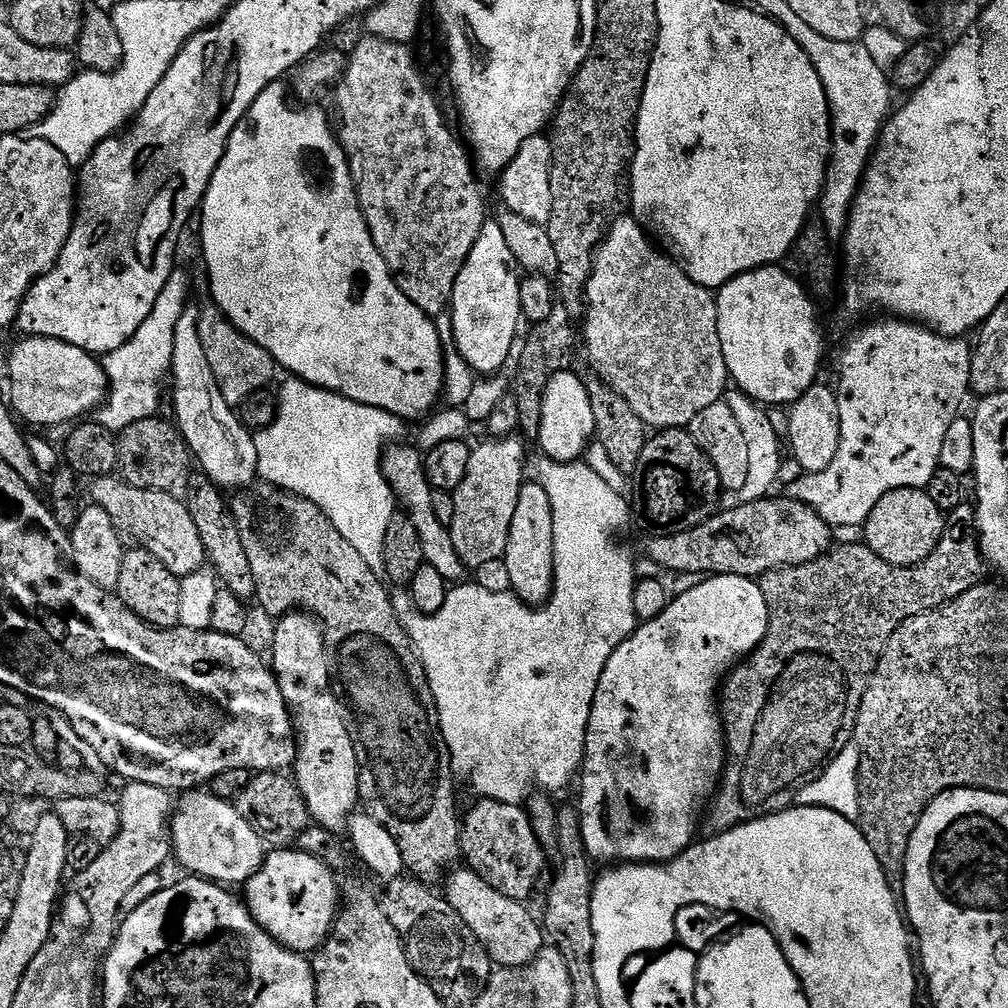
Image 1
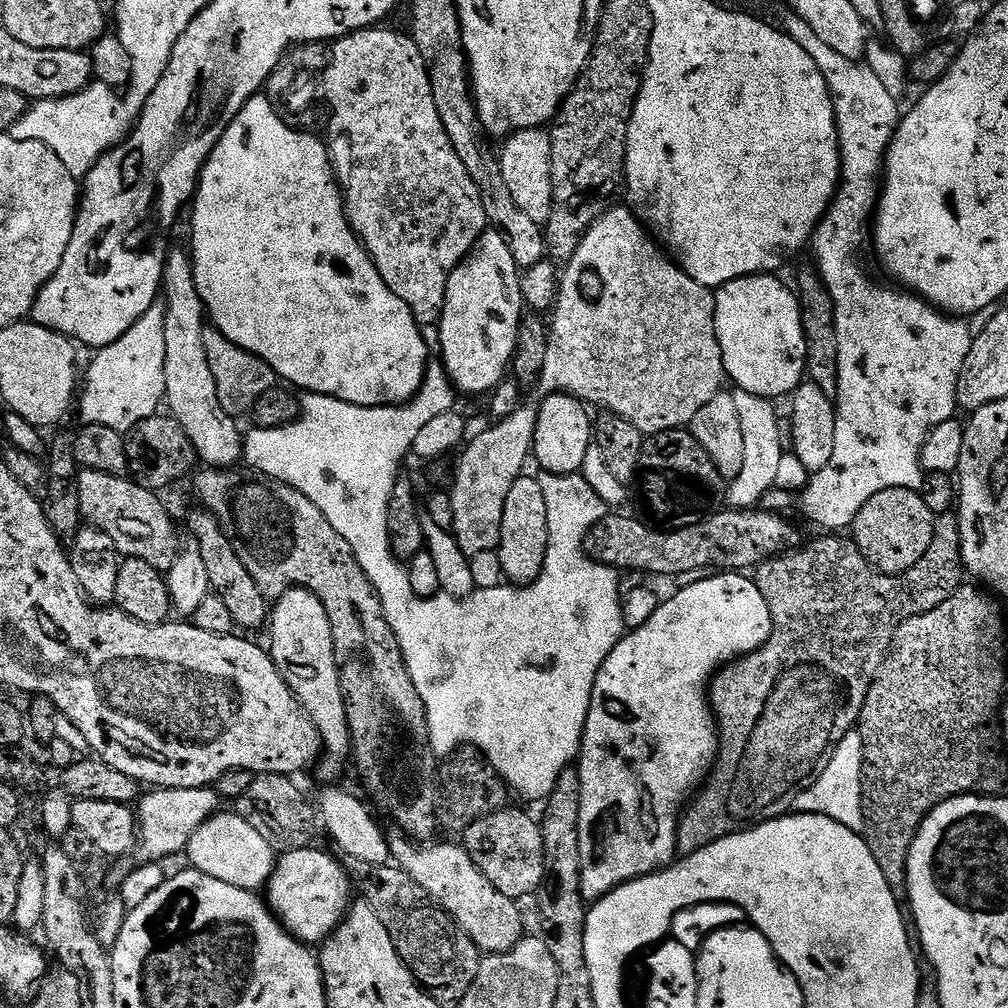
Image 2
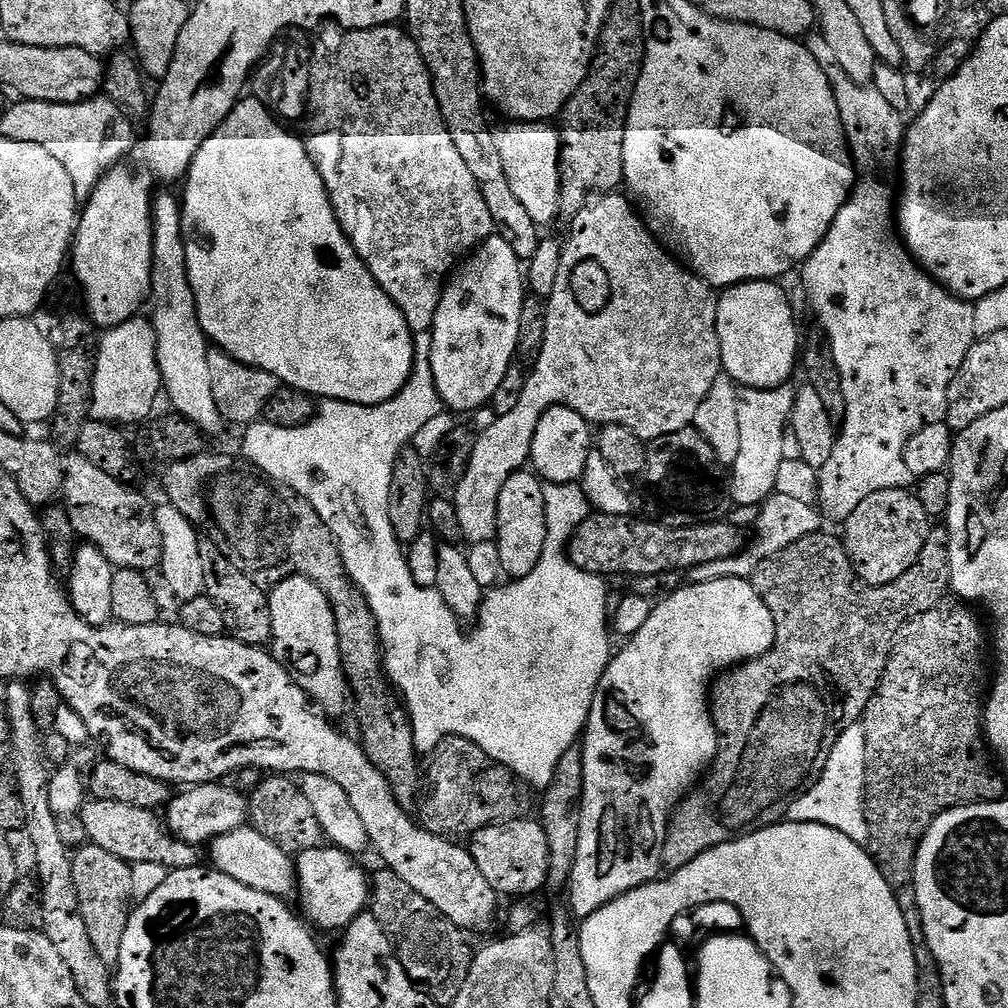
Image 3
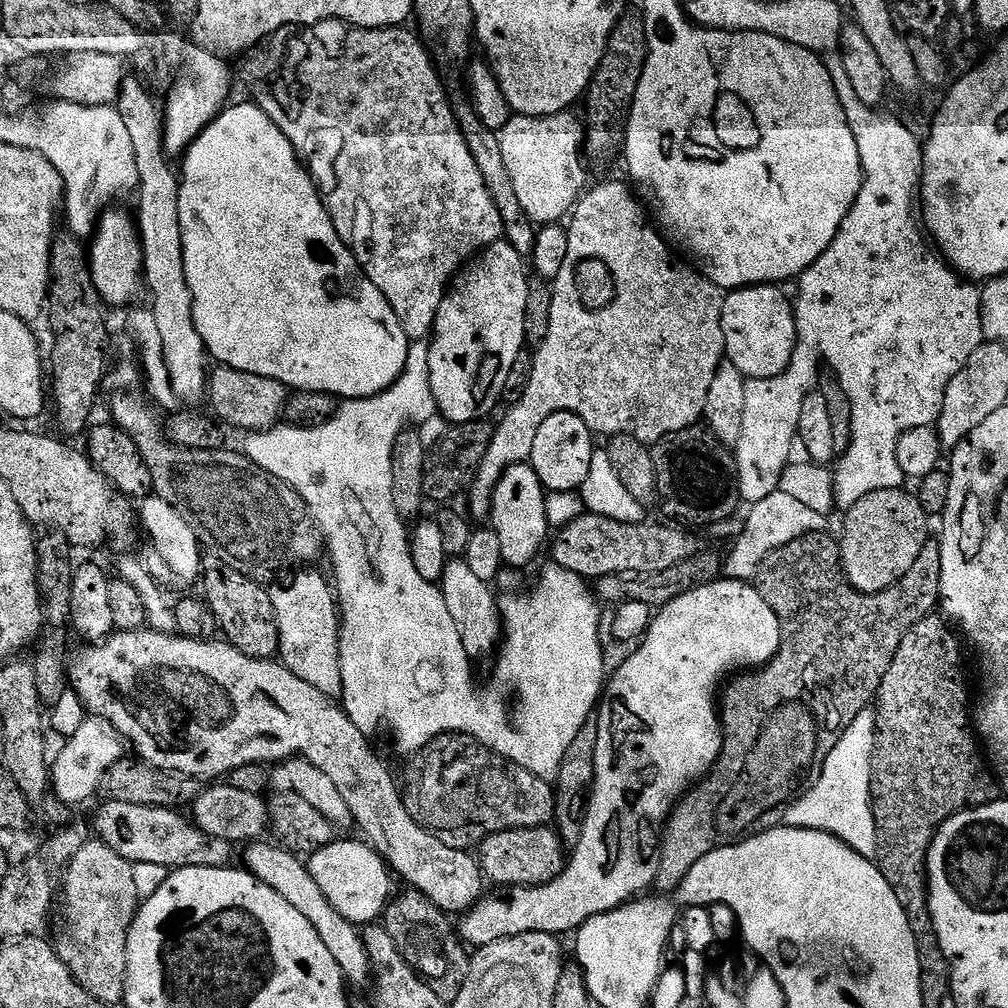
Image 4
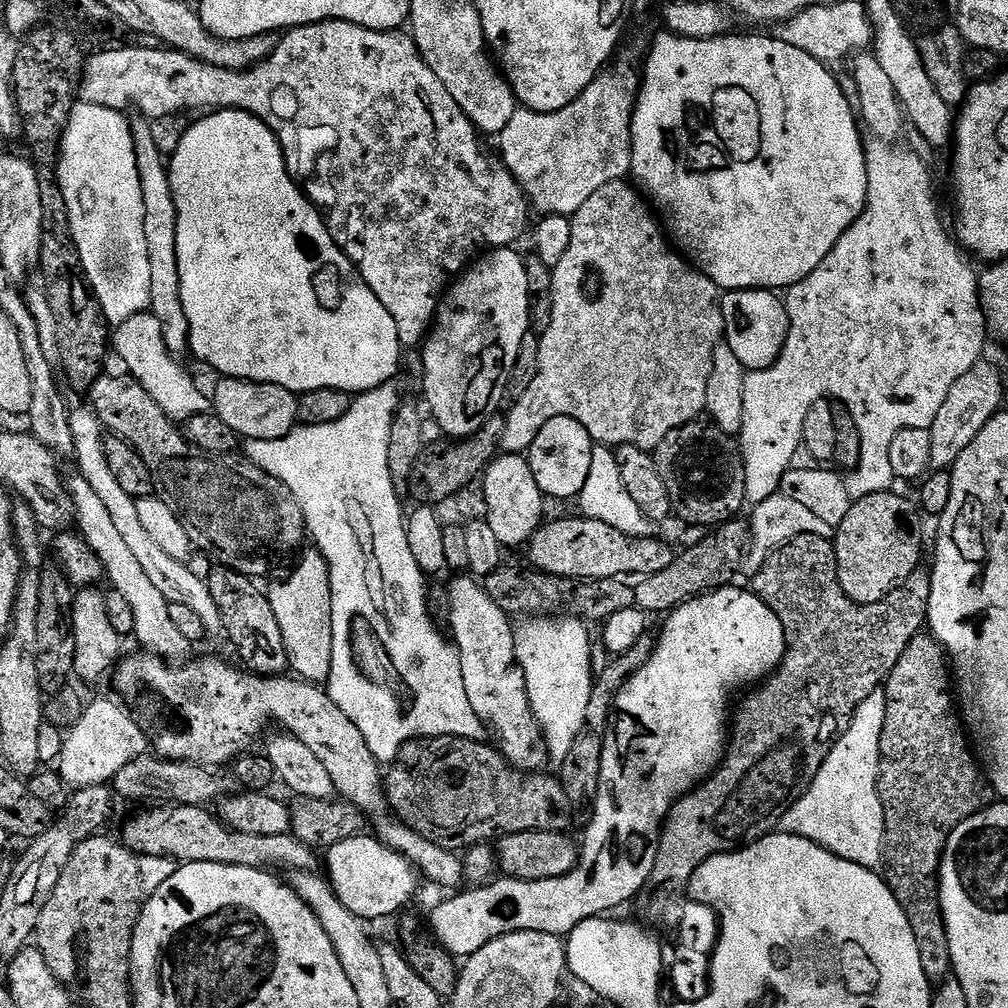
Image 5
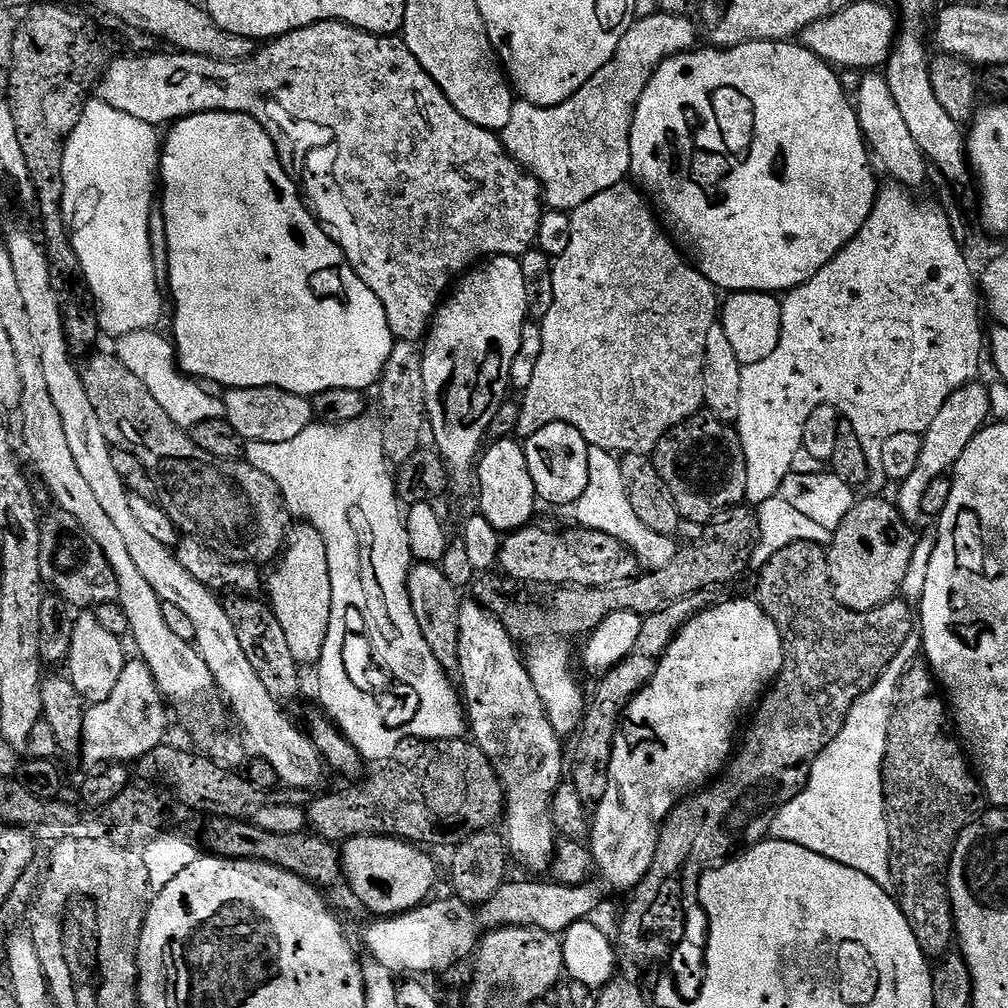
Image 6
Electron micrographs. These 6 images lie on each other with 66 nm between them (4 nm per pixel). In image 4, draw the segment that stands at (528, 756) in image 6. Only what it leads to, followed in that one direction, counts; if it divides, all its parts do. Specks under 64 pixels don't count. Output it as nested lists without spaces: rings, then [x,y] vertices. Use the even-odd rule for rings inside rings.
[[[452,558],[448,561],[438,587],[442,598],[446,598],[446,610],[450,610],[454,626],[458,626],[462,646],[468,651],[469,657],[484,656],[492,647],[493,651],[502,640],[502,613],[493,585],[477,578],[463,558]]]

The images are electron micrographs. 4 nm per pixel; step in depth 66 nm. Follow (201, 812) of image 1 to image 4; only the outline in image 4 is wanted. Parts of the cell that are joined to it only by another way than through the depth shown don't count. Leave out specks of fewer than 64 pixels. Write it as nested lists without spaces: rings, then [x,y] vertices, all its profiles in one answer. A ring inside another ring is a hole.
[[[259,840],[251,843],[244,856],[243,863],[247,871],[256,876],[260,881],[265,882],[272,890],[281,894],[290,906],[295,910],[301,911],[310,924],[326,942],[326,950],[330,951],[334,960],[338,962],[339,968],[344,974],[345,981],[353,988],[364,988],[371,983],[373,979],[372,964],[369,962],[369,955],[366,954],[366,948],[363,935],[357,925],[348,920],[344,920],[330,902],[326,901],[326,896],[318,887],[313,876],[310,874],[307,863],[295,853],[289,852],[281,845],[266,843],[266,840]]]

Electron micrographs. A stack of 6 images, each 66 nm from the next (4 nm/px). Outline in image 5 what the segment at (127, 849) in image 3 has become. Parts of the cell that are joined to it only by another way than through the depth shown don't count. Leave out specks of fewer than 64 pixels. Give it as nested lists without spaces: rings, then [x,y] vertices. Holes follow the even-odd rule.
[[[156,806],[153,812],[144,812],[124,824],[124,847],[135,852],[137,856],[170,856],[177,862],[193,864],[194,862],[214,862],[226,866],[246,866],[247,868],[262,868],[276,870],[288,868],[292,872],[309,872],[316,868],[317,849],[297,839],[291,834],[242,834],[238,830],[228,828],[215,811],[207,807],[186,808],[183,806]]]

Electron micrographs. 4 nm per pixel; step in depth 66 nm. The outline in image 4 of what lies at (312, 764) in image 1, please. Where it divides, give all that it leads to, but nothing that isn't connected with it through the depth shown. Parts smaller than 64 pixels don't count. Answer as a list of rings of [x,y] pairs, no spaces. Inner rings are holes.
[[[300,570],[296,577],[285,588],[271,589],[272,605],[278,622],[280,635],[279,663],[289,668],[295,676],[302,678],[302,682],[310,682],[314,690],[322,690],[322,694],[336,698],[344,691],[342,686],[342,666],[340,665],[340,614],[338,611],[338,597],[333,585],[316,570]]]

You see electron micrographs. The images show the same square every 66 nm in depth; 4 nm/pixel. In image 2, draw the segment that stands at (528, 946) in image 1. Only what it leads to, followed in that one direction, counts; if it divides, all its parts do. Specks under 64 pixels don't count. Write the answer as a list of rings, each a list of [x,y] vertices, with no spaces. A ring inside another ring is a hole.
[[[399,830],[389,831],[387,837],[391,859],[451,916],[452,921],[476,943],[481,953],[508,952],[525,939],[521,905],[490,886],[490,878],[486,878],[486,874],[474,866],[470,854],[463,846],[456,845],[455,848],[452,844],[437,842],[421,846]]]

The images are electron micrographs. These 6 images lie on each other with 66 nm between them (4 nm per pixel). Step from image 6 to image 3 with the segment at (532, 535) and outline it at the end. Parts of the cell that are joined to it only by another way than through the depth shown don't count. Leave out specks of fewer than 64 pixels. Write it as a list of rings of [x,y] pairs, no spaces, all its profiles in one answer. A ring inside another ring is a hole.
[[[605,512],[588,516],[568,543],[568,556],[572,564],[605,578],[663,577],[664,572],[676,572],[679,568],[687,570],[736,556],[746,547],[743,534],[729,522],[671,528],[651,519],[636,519],[635,515],[611,516]]]

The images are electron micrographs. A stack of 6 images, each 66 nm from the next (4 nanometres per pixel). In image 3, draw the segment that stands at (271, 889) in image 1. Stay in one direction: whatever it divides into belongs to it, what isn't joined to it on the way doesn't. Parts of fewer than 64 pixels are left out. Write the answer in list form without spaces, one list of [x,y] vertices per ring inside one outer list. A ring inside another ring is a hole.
[[[335,846],[311,848],[295,857],[298,897],[300,896],[301,902],[304,903],[303,915],[317,929],[320,927],[343,930],[369,907],[370,876],[356,865],[356,860],[357,857],[353,853],[343,852]]]

